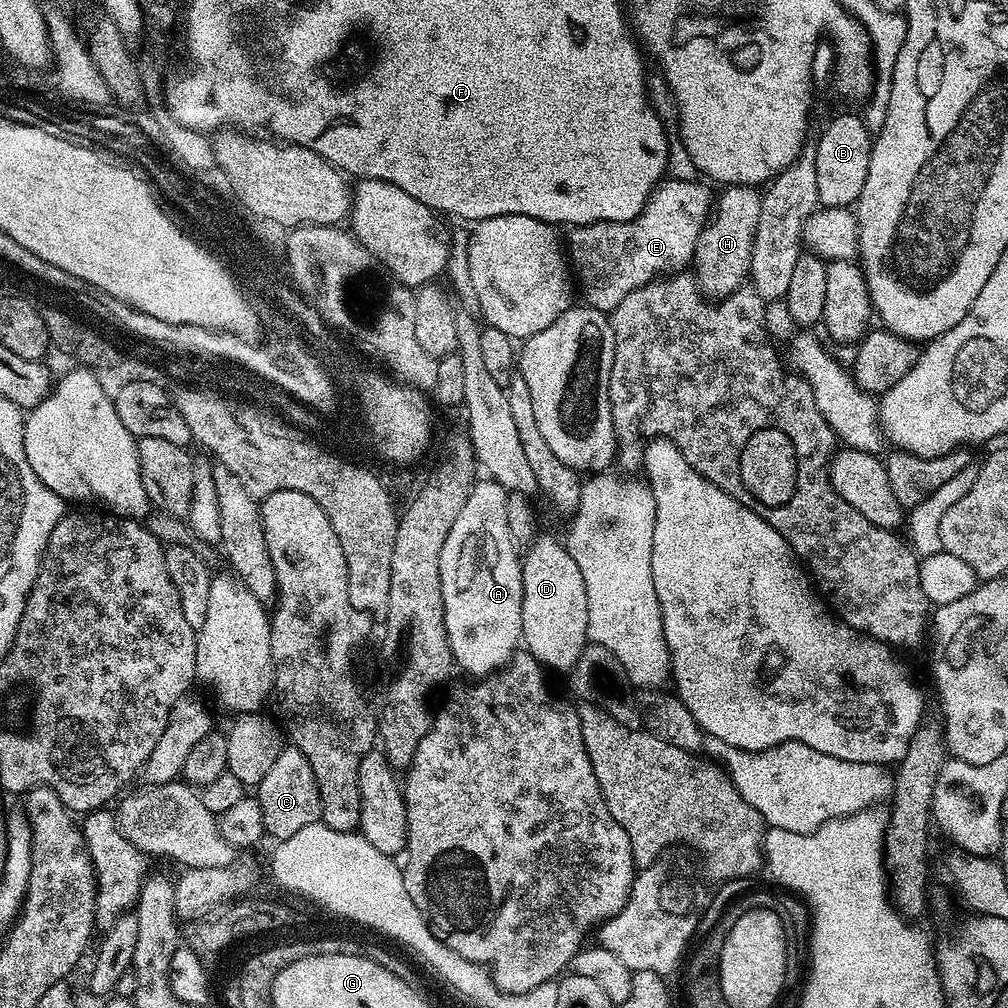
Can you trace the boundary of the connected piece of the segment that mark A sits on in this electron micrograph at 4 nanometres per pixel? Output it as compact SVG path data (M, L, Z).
M477 479L442 546L440 581L446 638L455 667L459 671L461 668L468 678L497 672L522 644L523 566L506 523L508 493L496 479Z

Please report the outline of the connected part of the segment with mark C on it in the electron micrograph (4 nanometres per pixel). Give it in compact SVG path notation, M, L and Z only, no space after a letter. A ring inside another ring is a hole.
M291 746L282 748L274 761L274 766L270 767L258 785L258 799L262 806L264 831L269 837L273 836L273 841L279 842L290 838L290 834L298 834L302 826L310 826L320 820L318 782L302 750Z

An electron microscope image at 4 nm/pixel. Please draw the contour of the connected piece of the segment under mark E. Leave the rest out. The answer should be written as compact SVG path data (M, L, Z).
M665 178L656 185L648 197L646 206L630 222L602 222L596 224L578 224L566 236L566 253L575 279L578 281L578 292L584 295L583 303L590 308L608 314L613 308L634 290L646 286L651 280L665 274L675 274L687 269L693 263L696 254L696 243L700 232L708 225L714 211L714 192L699 179L678 180Z

